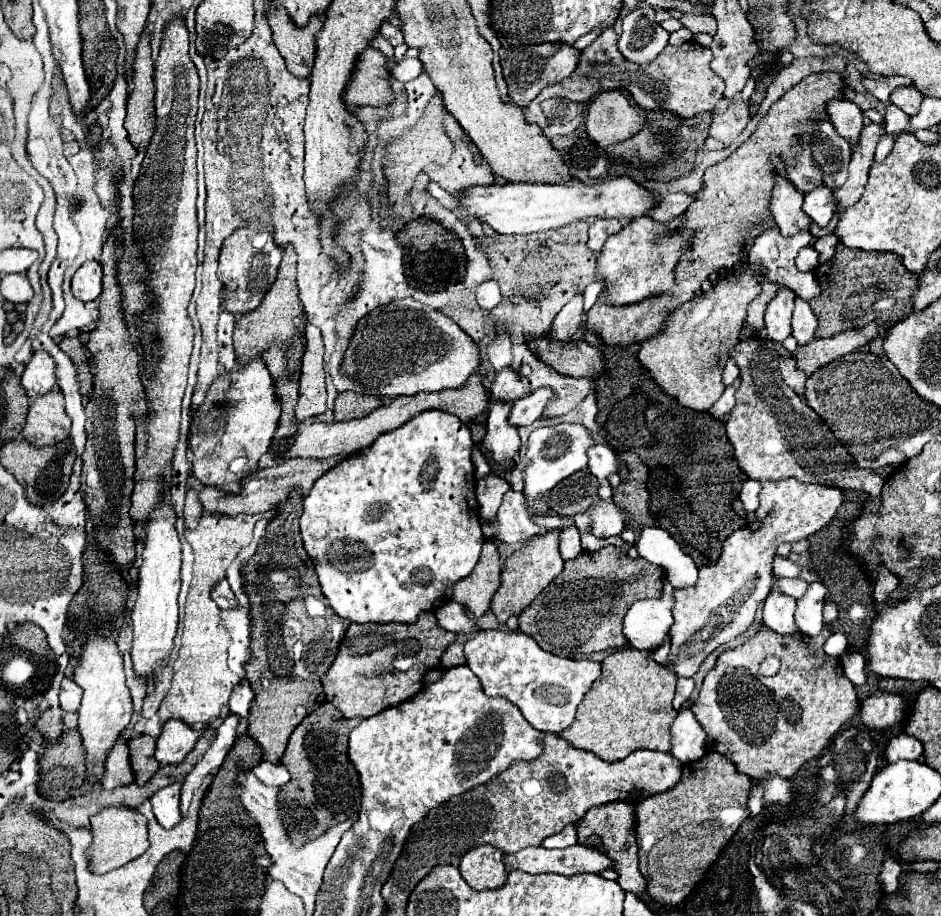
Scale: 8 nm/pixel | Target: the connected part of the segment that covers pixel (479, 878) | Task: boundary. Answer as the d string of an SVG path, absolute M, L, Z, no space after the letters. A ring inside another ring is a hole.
M480 845L468 851L460 861L460 873L474 889L496 889L506 881L502 851L492 845Z

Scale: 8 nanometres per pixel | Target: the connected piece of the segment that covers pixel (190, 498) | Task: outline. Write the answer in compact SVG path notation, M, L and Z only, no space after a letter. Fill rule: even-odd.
M200 491L186 493L186 503L184 503L184 527L186 529L196 529L202 517L202 505L198 505L198 493Z

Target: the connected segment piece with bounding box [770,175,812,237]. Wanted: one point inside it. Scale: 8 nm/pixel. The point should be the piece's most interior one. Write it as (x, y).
(786, 207)

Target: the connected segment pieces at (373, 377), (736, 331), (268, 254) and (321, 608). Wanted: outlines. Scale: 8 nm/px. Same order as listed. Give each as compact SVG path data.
M398 299L388 305L376 307L356 323L350 345L342 357L340 371L342 375L360 383L364 389L376 391L380 397L400 397L414 395L418 391L456 389L474 373L478 363L478 347L450 317L436 309L424 307L420 301Z
M750 267L740 279L734 275L722 279L708 293L674 311L660 335L642 343L638 351L642 367L652 375L658 387L674 397L682 407L708 411L724 393L722 371L730 359L732 347L740 341L746 307L760 293L760 281L762 277L754 275Z
M238 229L234 231L222 245L220 263L218 263L218 279L224 283L224 309L232 315L244 315L254 311L272 283L276 281L278 265L282 261L282 249L274 245L270 231L254 231L254 229Z
M298 493L288 495L288 501L276 507L276 515L266 525L266 537L258 545L254 557L244 563L242 577L244 577L244 589L250 599L250 651L252 657L244 665L246 677L250 681L250 687L254 691L254 703L250 707L248 715L248 733L258 741L258 745L264 751L266 761L280 763L280 753L286 749L288 737L294 731L294 727L308 717L320 703L326 701L324 689L322 689L322 677L330 669L338 647L344 639L344 633L350 625L350 621L338 617L334 609L328 605L326 597L320 591L320 583L312 565L312 559L308 557L300 529L298 529L298 517L302 513L302 497Z

